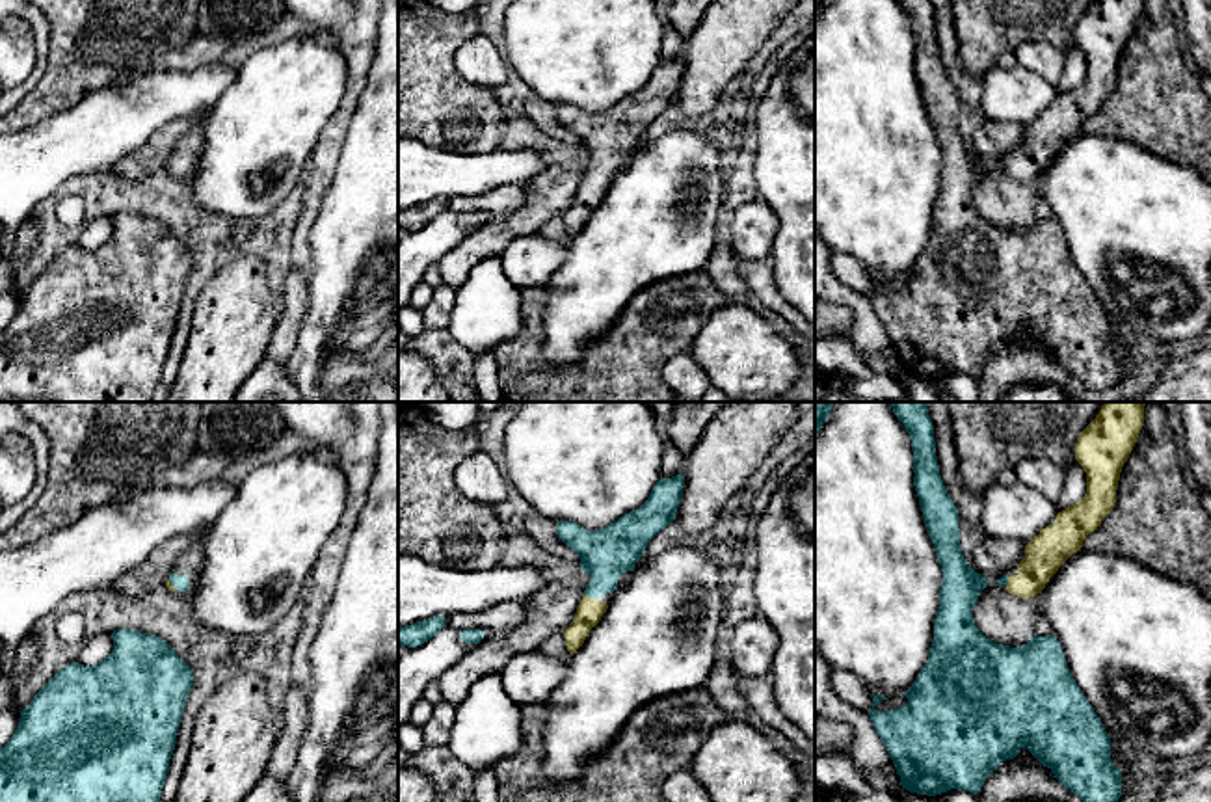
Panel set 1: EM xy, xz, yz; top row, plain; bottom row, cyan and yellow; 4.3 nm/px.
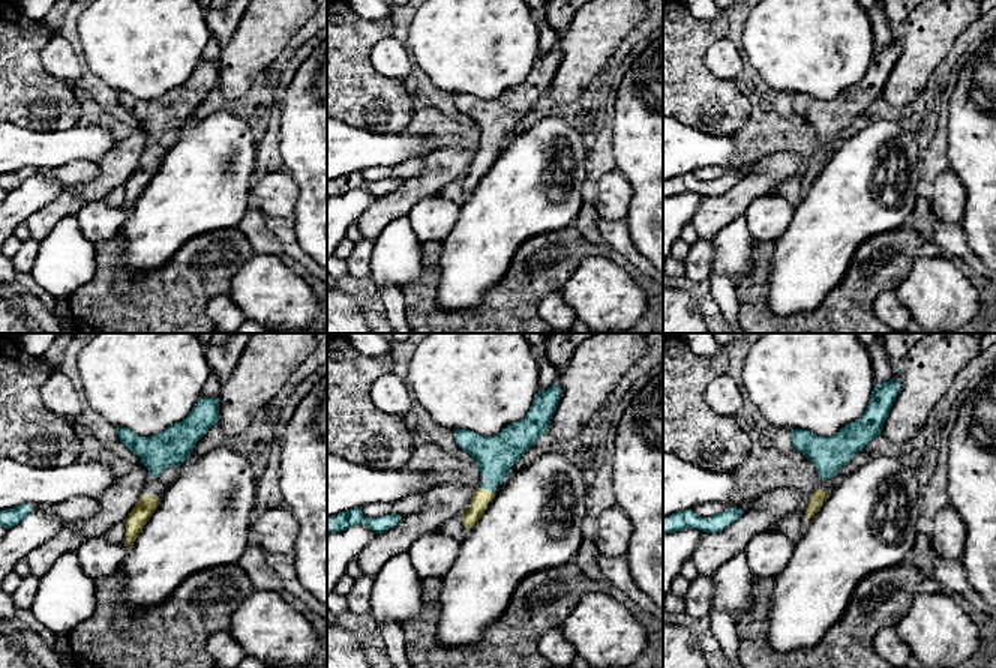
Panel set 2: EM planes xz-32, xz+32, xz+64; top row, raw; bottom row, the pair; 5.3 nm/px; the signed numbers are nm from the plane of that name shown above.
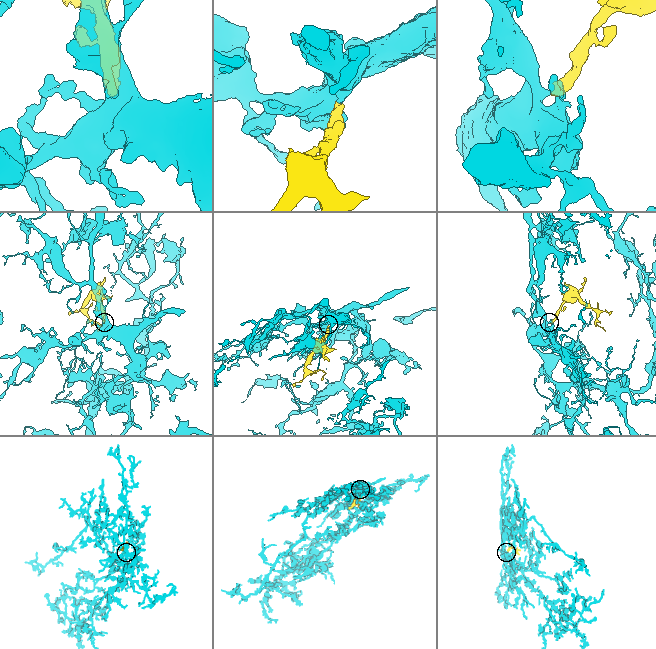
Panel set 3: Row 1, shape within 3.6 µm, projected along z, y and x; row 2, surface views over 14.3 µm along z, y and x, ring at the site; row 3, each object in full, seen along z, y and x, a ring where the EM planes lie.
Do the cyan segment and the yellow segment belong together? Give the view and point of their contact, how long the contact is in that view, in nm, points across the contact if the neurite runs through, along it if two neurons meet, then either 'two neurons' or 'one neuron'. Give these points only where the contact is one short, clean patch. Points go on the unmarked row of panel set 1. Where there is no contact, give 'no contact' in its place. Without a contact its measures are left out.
meets cyan in xz at (592, 181); contact 70 nm long; runs through xz (607, 136), (603, 164), (592, 181), (590, 194); one neuron

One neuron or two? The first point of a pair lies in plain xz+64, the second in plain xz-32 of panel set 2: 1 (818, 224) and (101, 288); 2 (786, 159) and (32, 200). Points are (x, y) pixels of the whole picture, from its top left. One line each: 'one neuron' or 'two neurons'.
1: two neurons
2: two neurons

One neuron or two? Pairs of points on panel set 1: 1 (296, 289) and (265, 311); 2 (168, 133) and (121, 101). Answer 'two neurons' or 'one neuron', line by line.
1: two neurons
2: two neurons

